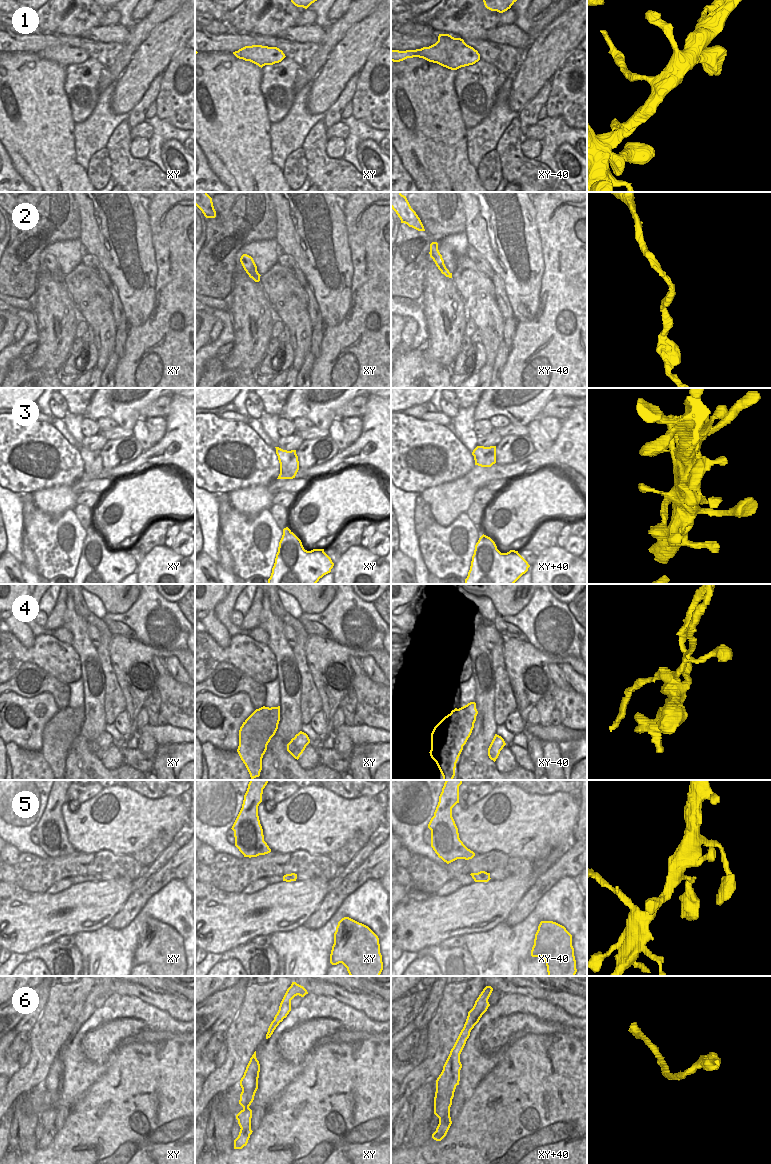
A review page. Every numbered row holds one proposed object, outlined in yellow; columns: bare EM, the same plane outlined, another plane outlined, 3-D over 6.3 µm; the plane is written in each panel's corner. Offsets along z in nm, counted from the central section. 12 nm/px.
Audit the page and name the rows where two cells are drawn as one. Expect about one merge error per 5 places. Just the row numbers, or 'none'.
4

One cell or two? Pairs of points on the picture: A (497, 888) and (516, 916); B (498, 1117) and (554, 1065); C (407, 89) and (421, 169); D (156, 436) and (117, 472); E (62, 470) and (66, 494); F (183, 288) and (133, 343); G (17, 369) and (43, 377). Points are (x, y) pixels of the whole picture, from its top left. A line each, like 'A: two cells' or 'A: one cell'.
A: two cells
B: one cell
C: one cell
D: two cells
E: two cells
F: one cell
G: one cell

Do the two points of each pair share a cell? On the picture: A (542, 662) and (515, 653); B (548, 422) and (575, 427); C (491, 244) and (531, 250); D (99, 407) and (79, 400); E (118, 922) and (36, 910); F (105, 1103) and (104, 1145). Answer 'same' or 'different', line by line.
A: same
B: different
C: same
D: different
E: different
F: same

